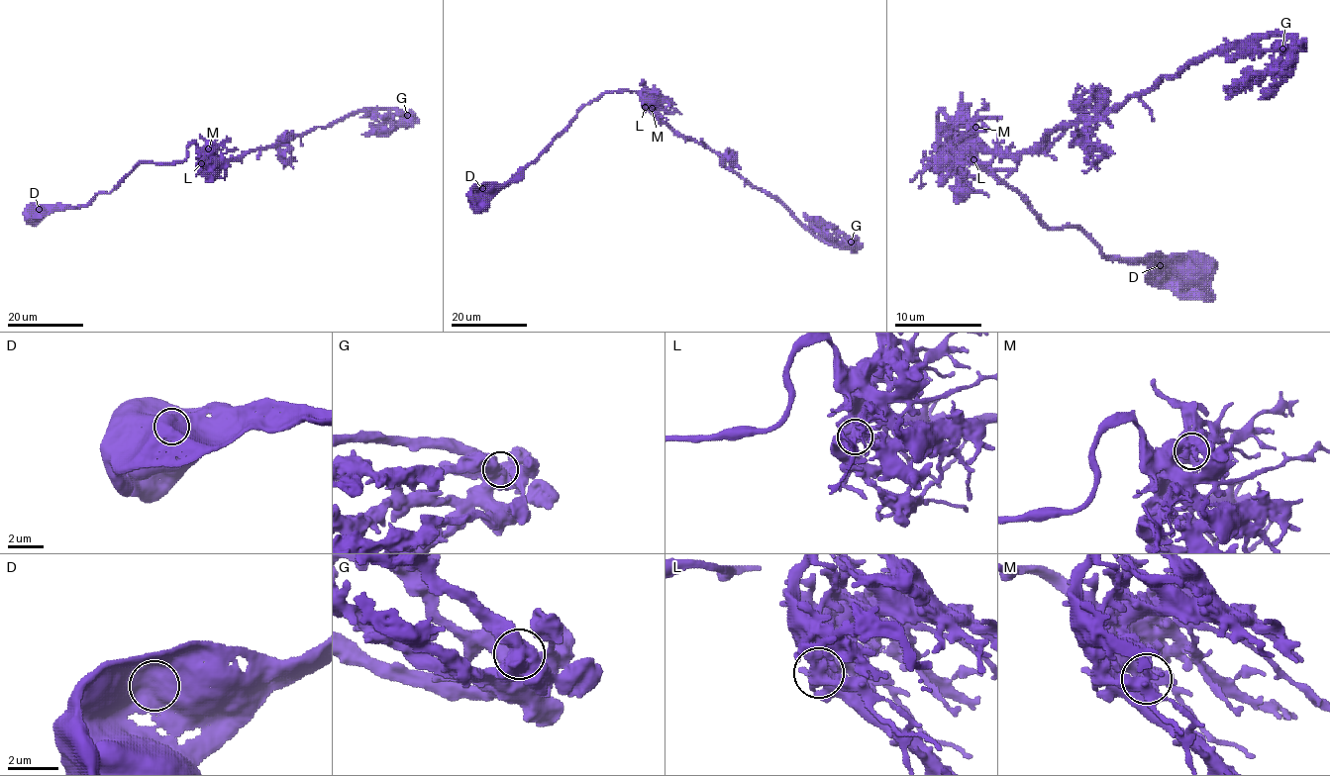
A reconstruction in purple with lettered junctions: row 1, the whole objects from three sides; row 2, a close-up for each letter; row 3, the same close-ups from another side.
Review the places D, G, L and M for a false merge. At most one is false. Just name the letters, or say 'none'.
none

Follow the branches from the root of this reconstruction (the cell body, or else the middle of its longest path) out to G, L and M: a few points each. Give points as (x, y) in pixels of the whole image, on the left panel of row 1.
G: (37, 210), (83, 207), (141, 162), (182, 162), (194, 143), (210, 159), (234, 160), (360, 111), (407, 115)
L: (37, 210), (83, 207), (98, 193), (110, 193), (141, 162), (182, 162), (187, 147), (194, 143), (201, 163)
M: (37, 210), (83, 207), (98, 193), (110, 193), (141, 162), (182, 162), (194, 143), (201, 150), (208, 148)

